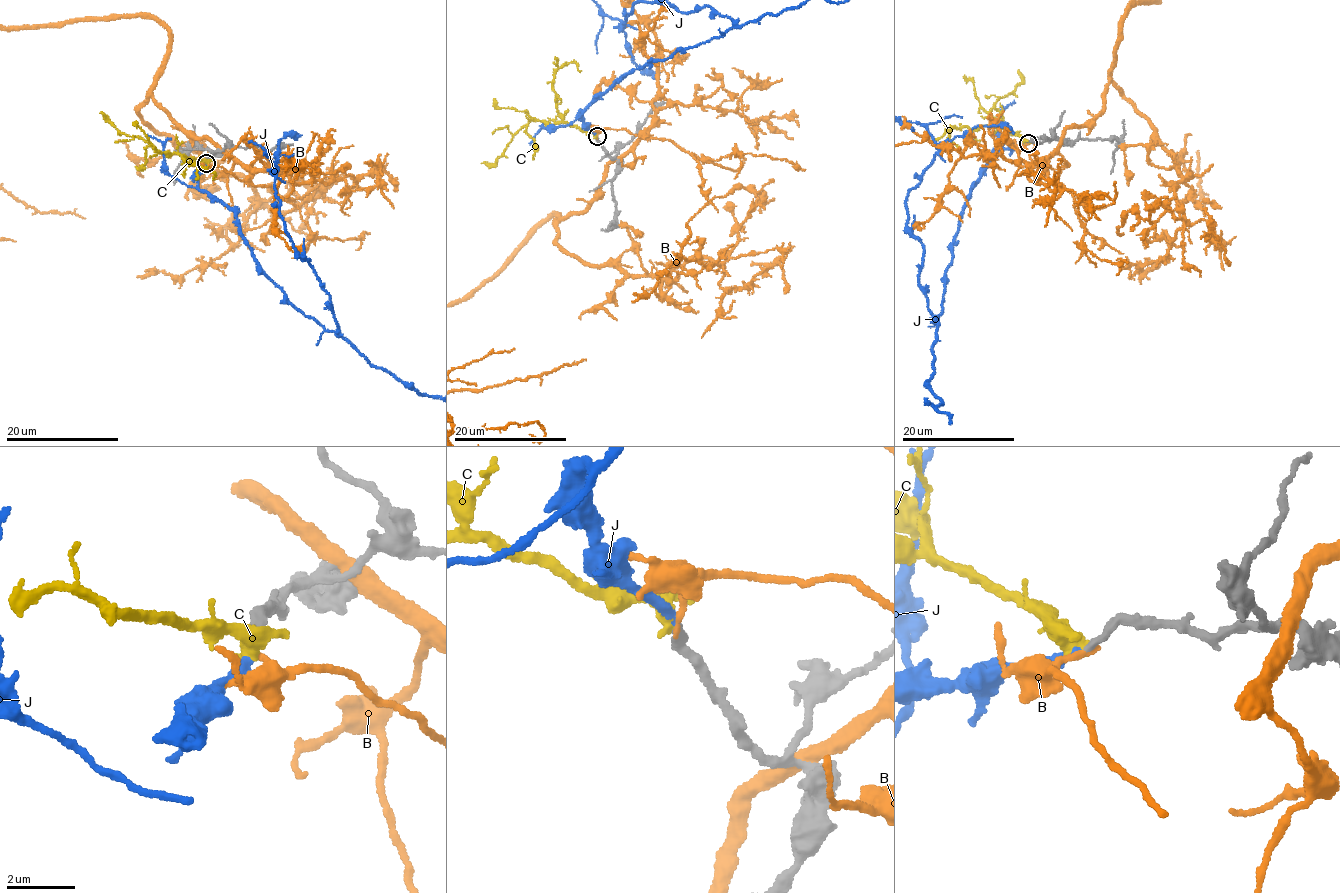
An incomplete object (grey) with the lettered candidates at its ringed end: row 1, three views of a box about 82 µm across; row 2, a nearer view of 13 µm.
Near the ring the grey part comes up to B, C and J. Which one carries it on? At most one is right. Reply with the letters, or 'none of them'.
J

